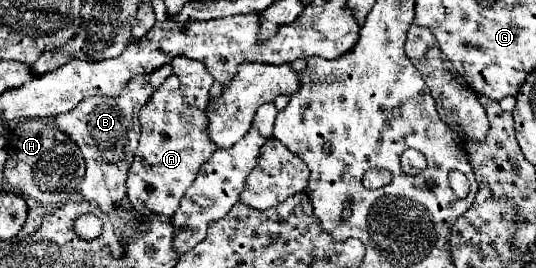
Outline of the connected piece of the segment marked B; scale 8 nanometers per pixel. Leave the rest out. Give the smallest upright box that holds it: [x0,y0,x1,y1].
[54,62,172,214]

